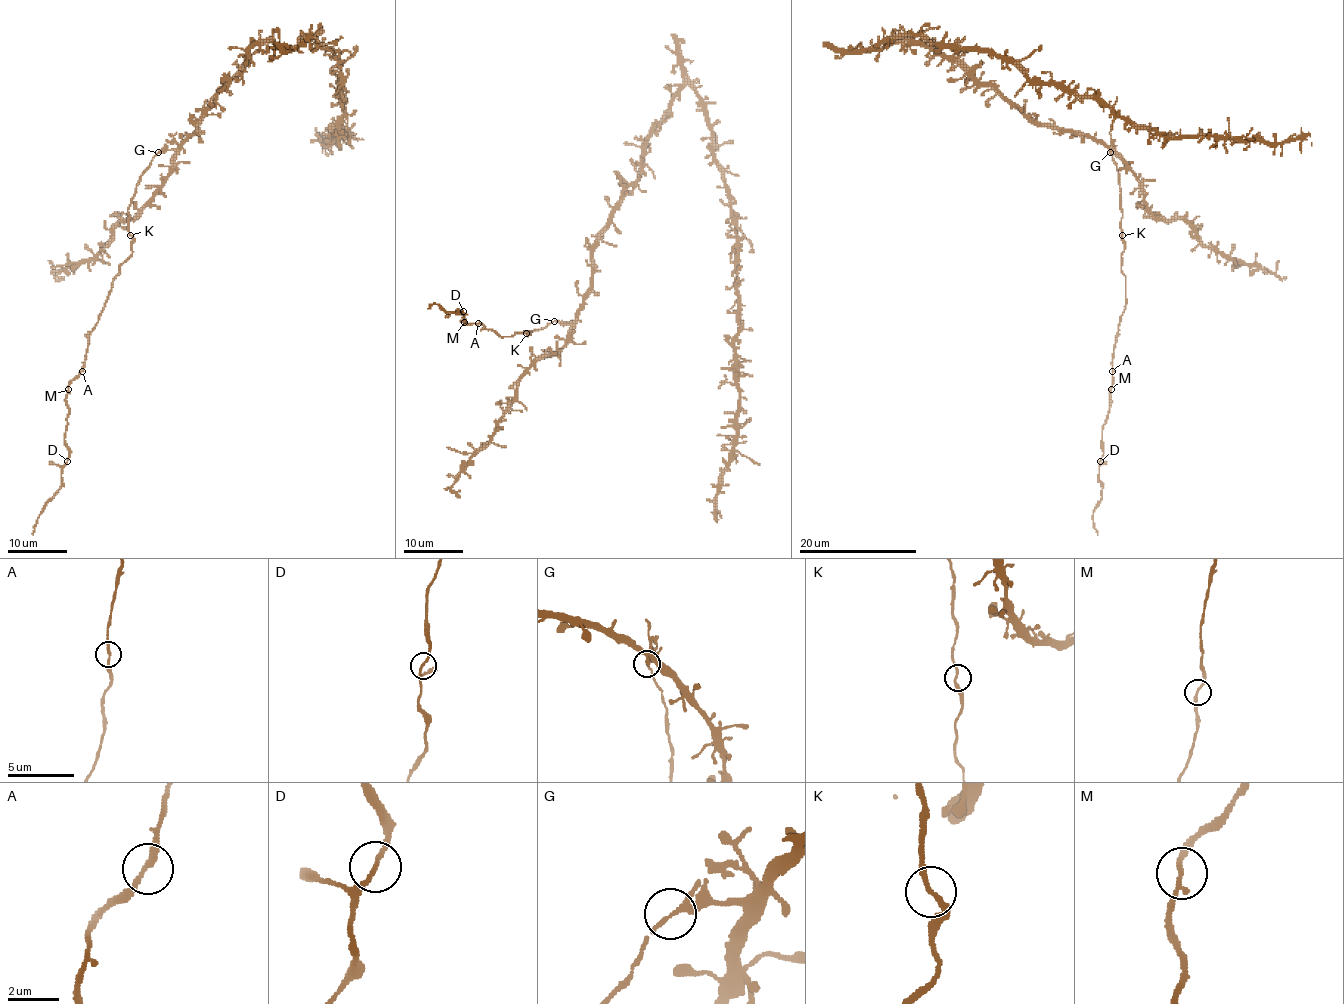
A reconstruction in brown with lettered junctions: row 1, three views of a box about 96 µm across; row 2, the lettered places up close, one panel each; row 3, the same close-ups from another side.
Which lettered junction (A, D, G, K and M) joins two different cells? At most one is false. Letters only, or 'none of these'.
G

